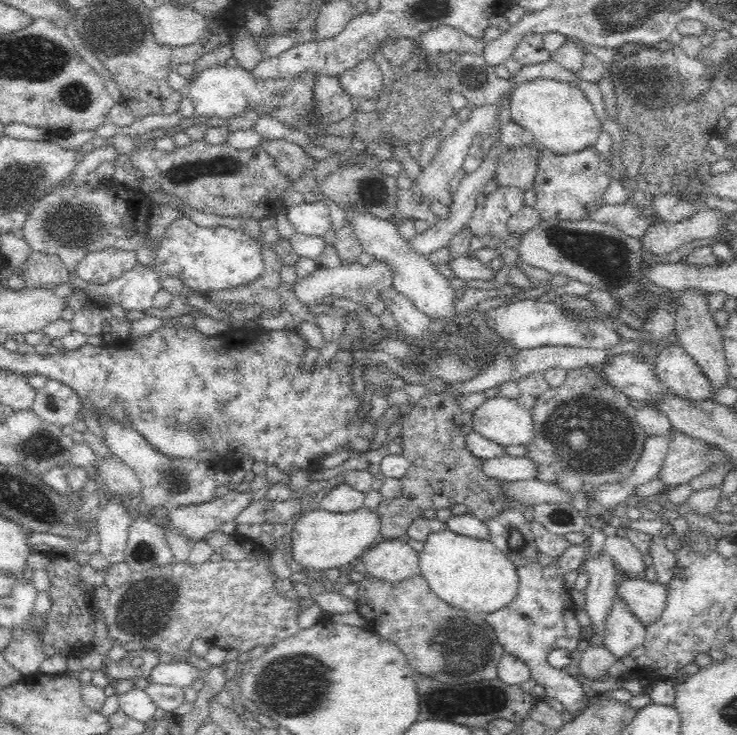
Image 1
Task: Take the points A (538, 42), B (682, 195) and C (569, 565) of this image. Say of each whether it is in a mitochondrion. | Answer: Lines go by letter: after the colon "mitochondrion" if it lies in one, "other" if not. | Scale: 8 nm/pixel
A: other
B: other
C: other

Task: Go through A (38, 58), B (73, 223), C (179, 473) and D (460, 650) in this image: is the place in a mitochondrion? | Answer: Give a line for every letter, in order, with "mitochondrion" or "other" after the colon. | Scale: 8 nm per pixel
A: mitochondrion
B: mitochondrion
C: mitochondrion
D: mitochondrion

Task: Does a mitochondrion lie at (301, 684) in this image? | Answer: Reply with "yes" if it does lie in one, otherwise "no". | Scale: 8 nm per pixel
yes

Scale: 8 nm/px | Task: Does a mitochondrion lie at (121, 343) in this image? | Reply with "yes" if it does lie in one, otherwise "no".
no

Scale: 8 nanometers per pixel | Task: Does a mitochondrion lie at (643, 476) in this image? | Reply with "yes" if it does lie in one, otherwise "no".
no

